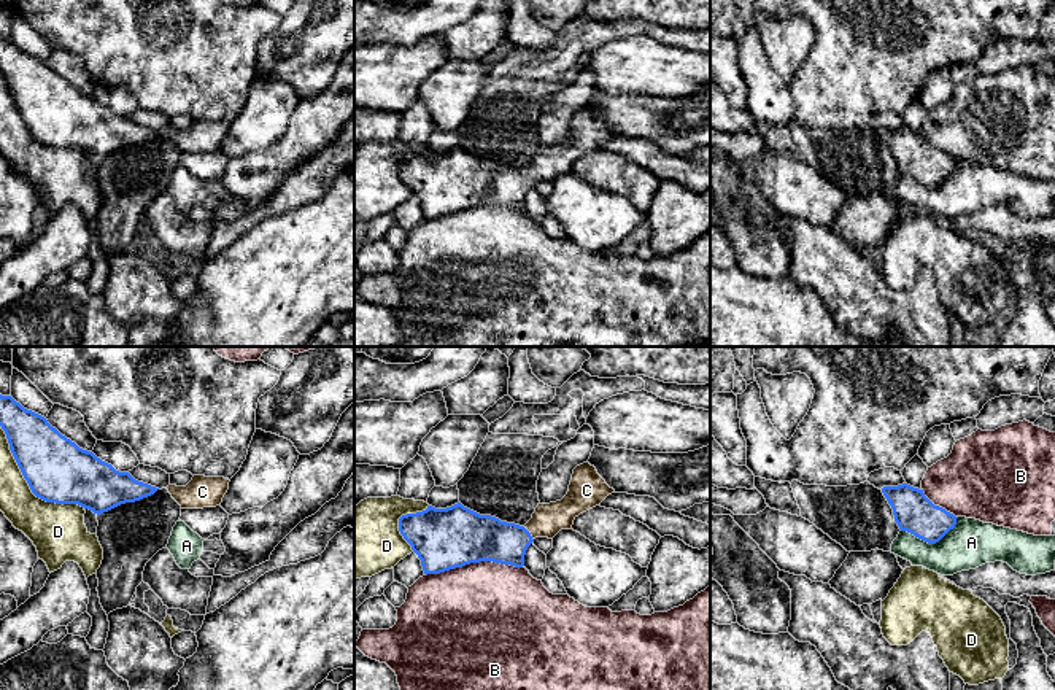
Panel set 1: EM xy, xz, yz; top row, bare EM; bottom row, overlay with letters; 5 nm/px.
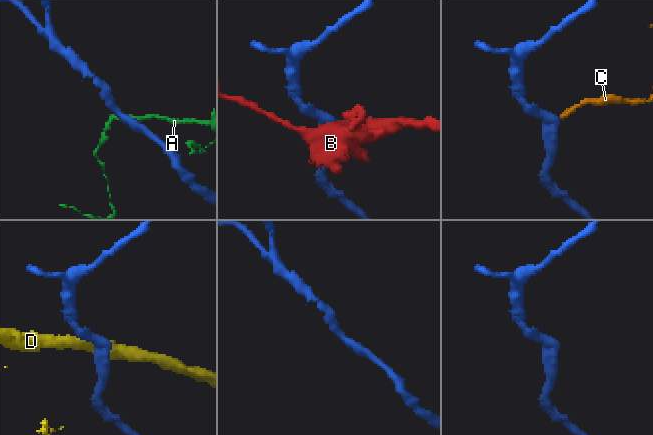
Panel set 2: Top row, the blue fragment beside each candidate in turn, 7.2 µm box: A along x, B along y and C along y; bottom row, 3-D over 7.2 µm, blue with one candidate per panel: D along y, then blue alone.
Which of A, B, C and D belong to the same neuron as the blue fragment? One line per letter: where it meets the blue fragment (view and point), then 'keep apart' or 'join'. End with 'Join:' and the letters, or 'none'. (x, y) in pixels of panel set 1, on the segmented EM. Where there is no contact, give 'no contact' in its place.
A: yz (931, 542) | keep apart
B: xz (474, 562) | keep apart
C: xz (529, 533) | join
D: xy (29, 485) | keep apart
Join: C

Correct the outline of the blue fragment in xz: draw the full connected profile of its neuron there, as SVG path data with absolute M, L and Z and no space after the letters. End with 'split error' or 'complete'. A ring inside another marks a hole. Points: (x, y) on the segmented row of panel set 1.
M583 463L574 469L567 494L556 502L539 502L524 526L480 515L458 502L402 515L399 531L421 560L426 576L480 561L523 568L526 550L535 537L553 539L561 529L572 529L580 514L612 493L615 490L596 467Z; split error

